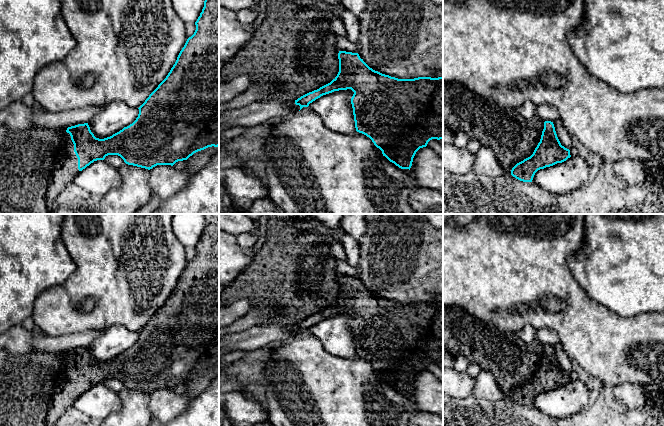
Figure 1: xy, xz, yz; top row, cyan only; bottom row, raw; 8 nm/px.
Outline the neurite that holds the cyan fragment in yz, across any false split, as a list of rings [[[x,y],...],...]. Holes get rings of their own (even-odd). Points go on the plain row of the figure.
[[[545,345],[540,366],[533,378],[517,387],[511,399],[523,406],[532,406],[535,397],[570,382],[570,374],[561,369],[553,346]]]

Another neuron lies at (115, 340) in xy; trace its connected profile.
[[[115,325],[107,328],[100,337],[88,346],[88,349],[96,362],[104,363],[132,348],[138,338],[138,332]]]

